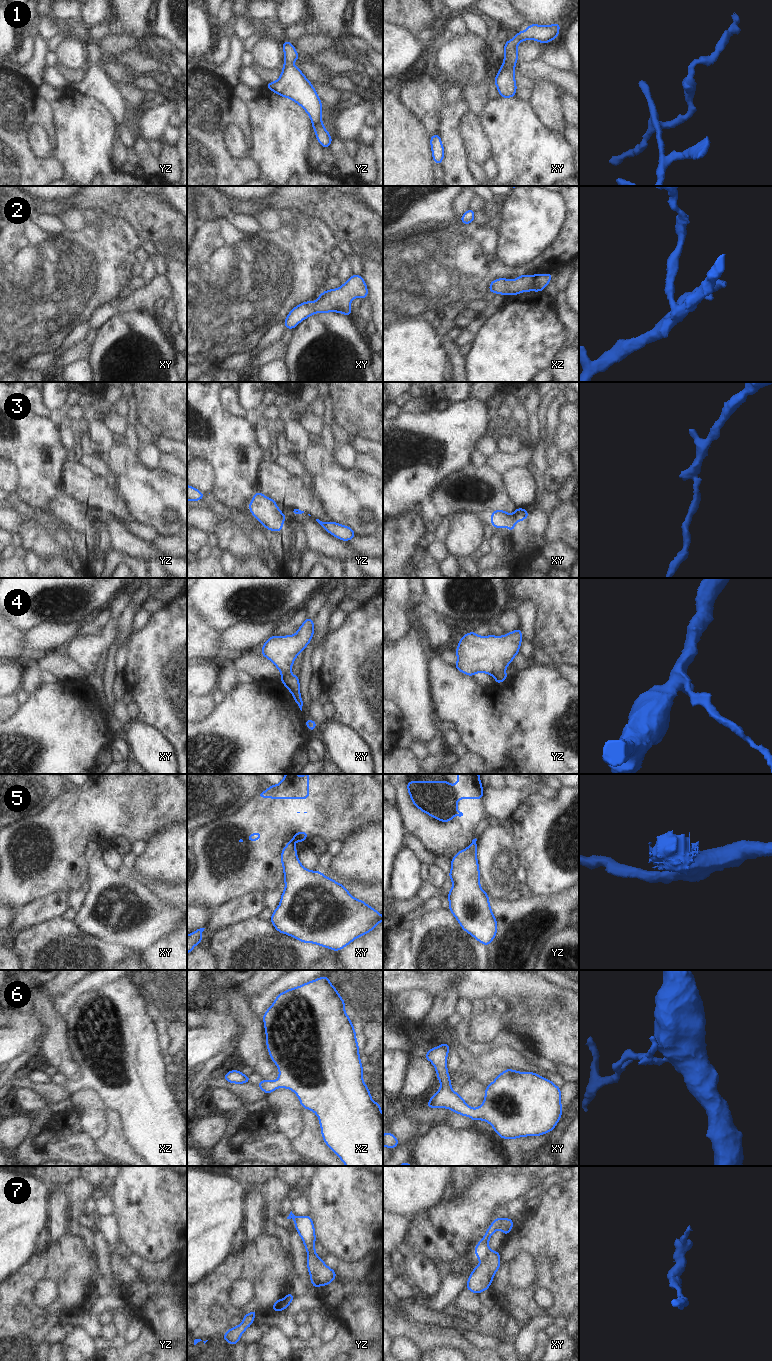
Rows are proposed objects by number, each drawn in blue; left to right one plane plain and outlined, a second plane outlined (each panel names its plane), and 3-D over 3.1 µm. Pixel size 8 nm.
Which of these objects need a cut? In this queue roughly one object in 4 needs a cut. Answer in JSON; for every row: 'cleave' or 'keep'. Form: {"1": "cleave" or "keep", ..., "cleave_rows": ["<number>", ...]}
{"1": "keep", "2": "keep", "3": "cleave", "4": "keep", "5": "cleave", "6": "keep", "7": "cleave", "cleave_rows": ["3", "5", "7"]}

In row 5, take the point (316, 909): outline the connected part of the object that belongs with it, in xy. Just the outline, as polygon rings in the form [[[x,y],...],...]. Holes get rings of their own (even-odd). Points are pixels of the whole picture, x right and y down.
[[[293,843],[281,852],[285,890],[279,906],[269,919],[279,933],[287,934],[304,943],[314,943],[339,951],[356,938],[372,931],[383,921],[383,916],[366,902],[352,897],[342,884],[326,877],[319,870],[309,871],[302,866]]]

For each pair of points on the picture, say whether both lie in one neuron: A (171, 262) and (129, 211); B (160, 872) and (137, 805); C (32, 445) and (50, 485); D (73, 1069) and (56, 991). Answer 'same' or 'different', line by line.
A: different
B: different
C: same
D: different

